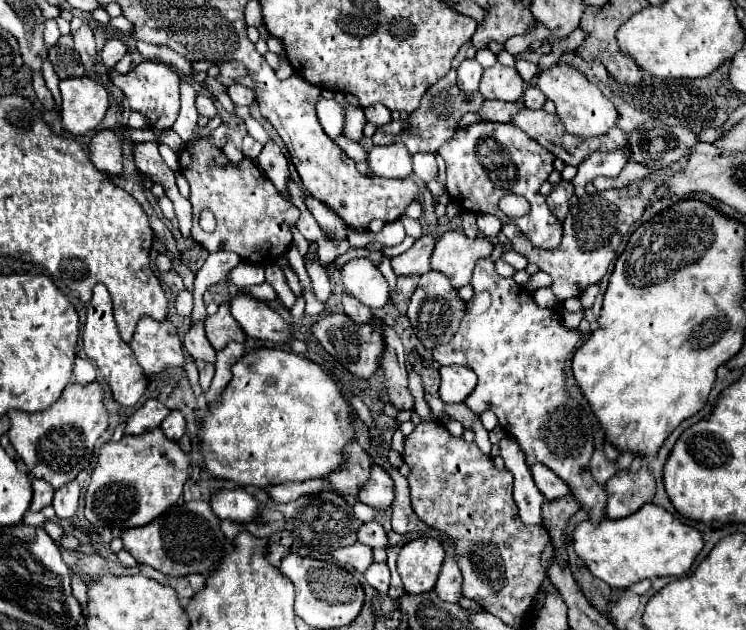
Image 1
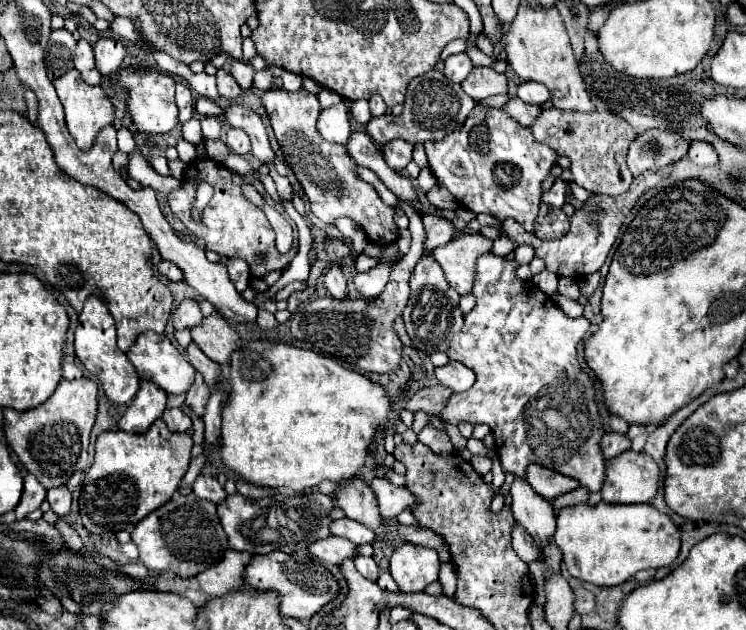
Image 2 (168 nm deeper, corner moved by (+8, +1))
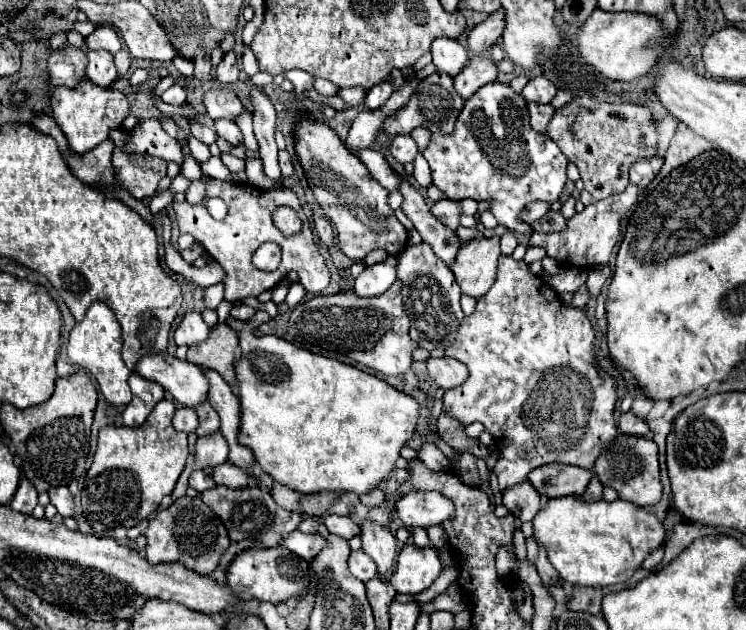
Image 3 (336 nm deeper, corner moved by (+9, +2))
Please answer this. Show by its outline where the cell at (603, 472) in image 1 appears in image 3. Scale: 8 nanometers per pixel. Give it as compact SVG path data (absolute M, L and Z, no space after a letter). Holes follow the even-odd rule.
M630 411L624 413L618 421L618 431L624 435L640 435L640 437L648 437L648 425L646 421L634 417Z

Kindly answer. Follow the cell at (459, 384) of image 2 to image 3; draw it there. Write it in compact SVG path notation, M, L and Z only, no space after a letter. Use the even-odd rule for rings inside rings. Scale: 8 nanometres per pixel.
M450 357L428 359L428 373L442 389L460 387L468 379L468 367L464 367L460 361Z

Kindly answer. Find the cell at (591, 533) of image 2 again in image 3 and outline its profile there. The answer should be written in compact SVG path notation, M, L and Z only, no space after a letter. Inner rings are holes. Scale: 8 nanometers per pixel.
M558 497L558 499L548 499L546 505L534 517L534 539L546 547L550 563L556 567L556 571L564 581L588 587L606 587L630 579L632 573L642 565L642 561L652 551L664 545L666 527L648 509L640 509L634 503L622 499L616 499L612 503L606 501L584 503L578 497Z

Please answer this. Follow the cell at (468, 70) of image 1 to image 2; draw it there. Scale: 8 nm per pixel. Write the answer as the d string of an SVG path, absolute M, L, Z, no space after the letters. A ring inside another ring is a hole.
M465 52L453 54L445 60L445 76L453 82L463 82L469 76L471 68L473 68L473 64Z

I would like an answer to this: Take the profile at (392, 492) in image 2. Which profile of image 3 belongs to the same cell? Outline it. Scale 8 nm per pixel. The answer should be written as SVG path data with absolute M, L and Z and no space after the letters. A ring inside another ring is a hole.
M410 491L396 501L396 515L408 529L430 527L454 517L454 505L436 491Z

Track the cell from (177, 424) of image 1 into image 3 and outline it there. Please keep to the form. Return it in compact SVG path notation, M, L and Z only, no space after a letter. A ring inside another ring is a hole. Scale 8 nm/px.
M178 407L172 419L172 425L176 431L184 431L184 433L192 433L198 427L198 417L190 407Z

